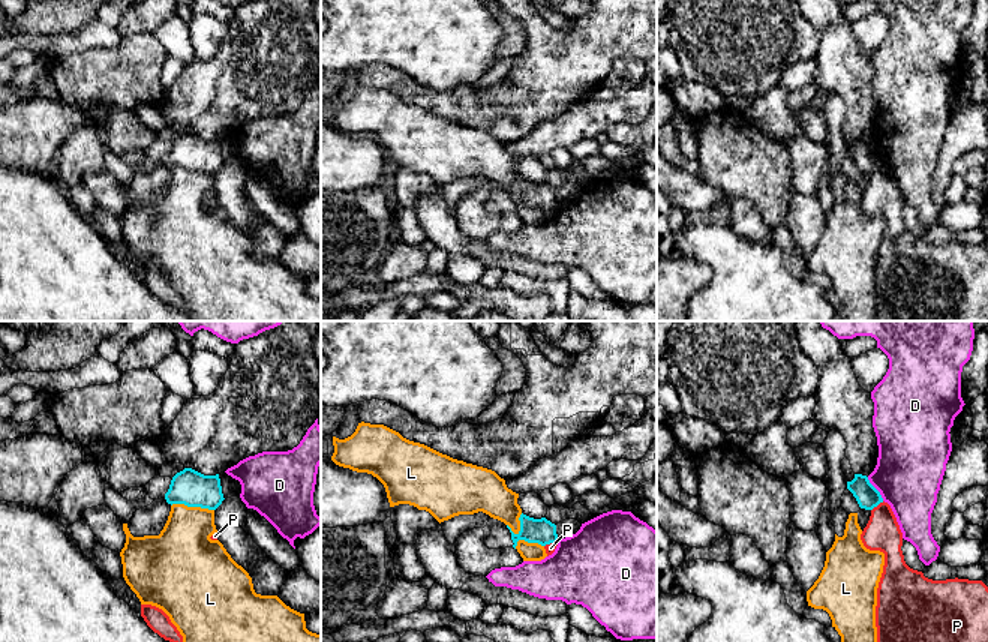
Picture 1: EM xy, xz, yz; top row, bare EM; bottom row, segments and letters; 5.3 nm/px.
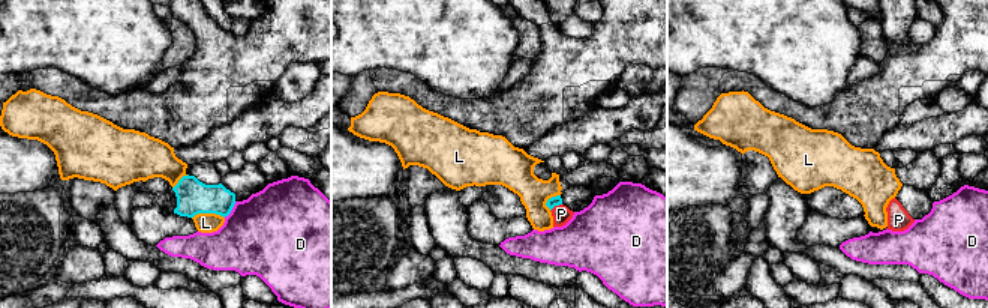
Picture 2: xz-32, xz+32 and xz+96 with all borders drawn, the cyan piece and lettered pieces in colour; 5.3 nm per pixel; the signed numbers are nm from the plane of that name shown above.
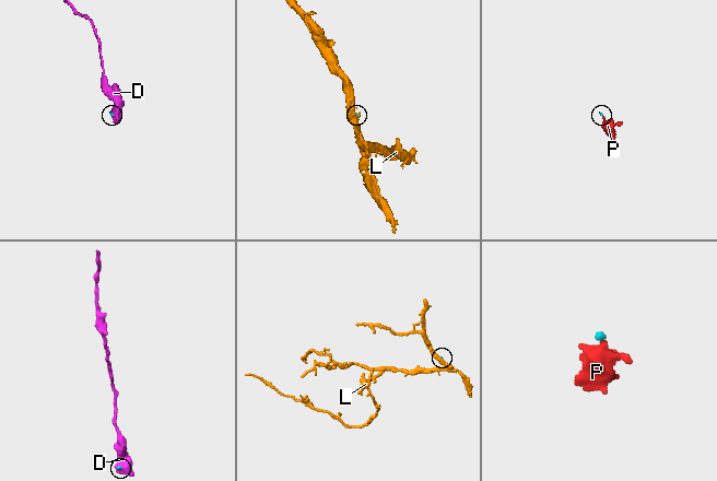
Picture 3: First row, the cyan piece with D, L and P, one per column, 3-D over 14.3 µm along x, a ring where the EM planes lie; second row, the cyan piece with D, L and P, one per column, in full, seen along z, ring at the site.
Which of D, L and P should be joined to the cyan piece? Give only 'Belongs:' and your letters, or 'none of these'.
Belongs: none of these

